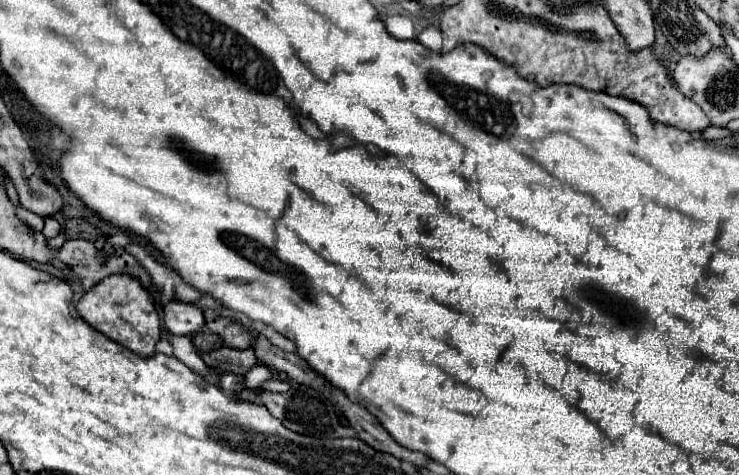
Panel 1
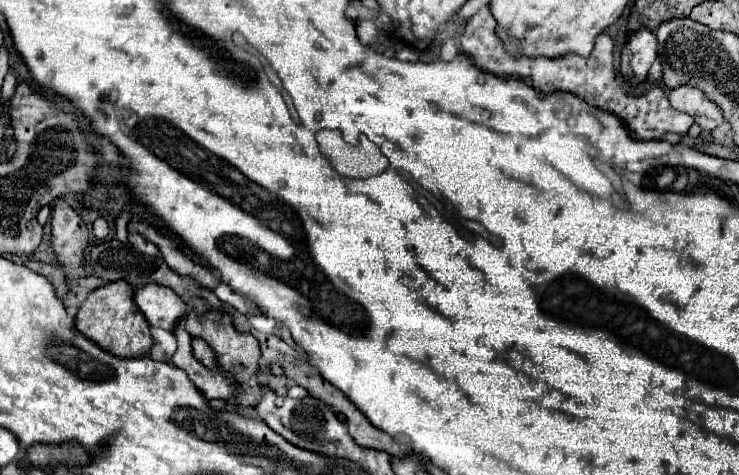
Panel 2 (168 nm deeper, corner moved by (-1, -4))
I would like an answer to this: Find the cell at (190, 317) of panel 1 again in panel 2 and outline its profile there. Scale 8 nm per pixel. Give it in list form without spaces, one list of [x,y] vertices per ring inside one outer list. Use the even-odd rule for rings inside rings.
[[[160,284],[136,288],[134,302],[142,310],[150,326],[158,326],[168,332],[174,332],[174,326],[178,326],[182,316],[186,318],[188,314],[186,302],[182,302],[182,298],[172,288]]]

